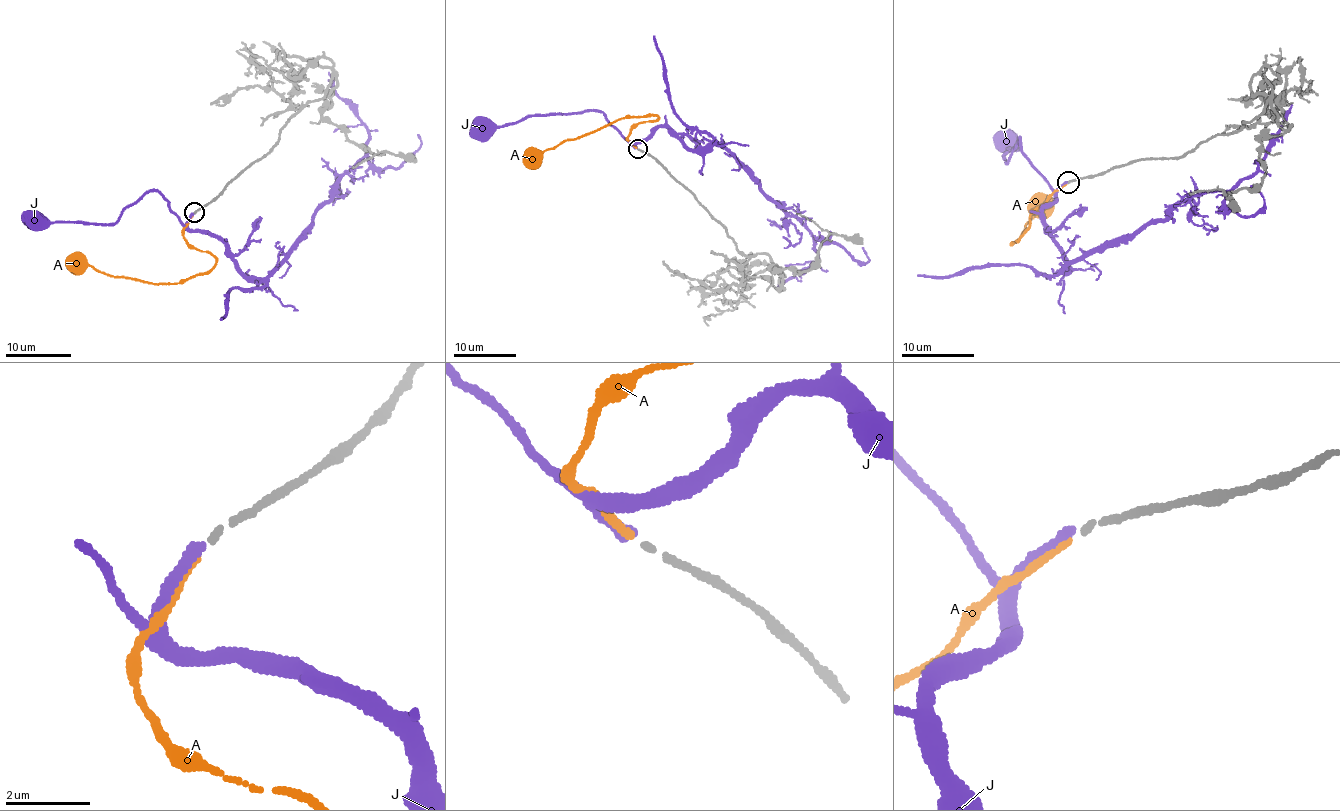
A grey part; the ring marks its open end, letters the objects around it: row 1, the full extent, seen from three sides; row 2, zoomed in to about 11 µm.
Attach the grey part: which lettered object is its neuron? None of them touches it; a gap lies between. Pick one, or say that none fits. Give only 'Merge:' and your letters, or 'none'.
Merge: A

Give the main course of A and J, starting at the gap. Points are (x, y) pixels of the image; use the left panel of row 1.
A: (192, 214), (184, 238), (215, 258), (205, 273), (170, 284), (111, 277), (90, 265), (76, 266)
J: (194, 212), (184, 224), (156, 190), (149, 191), (130, 204), (114, 223), (35, 221)

